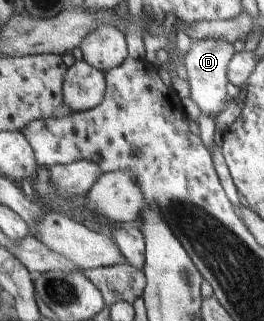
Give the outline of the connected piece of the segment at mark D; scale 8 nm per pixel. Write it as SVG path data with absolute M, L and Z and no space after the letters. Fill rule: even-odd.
M206 38L193 41L186 54L187 83L189 86L189 99L197 105L202 115L213 116L216 121L223 110L223 103L227 96L227 85L230 83L229 65L236 55L235 45L224 40Z

